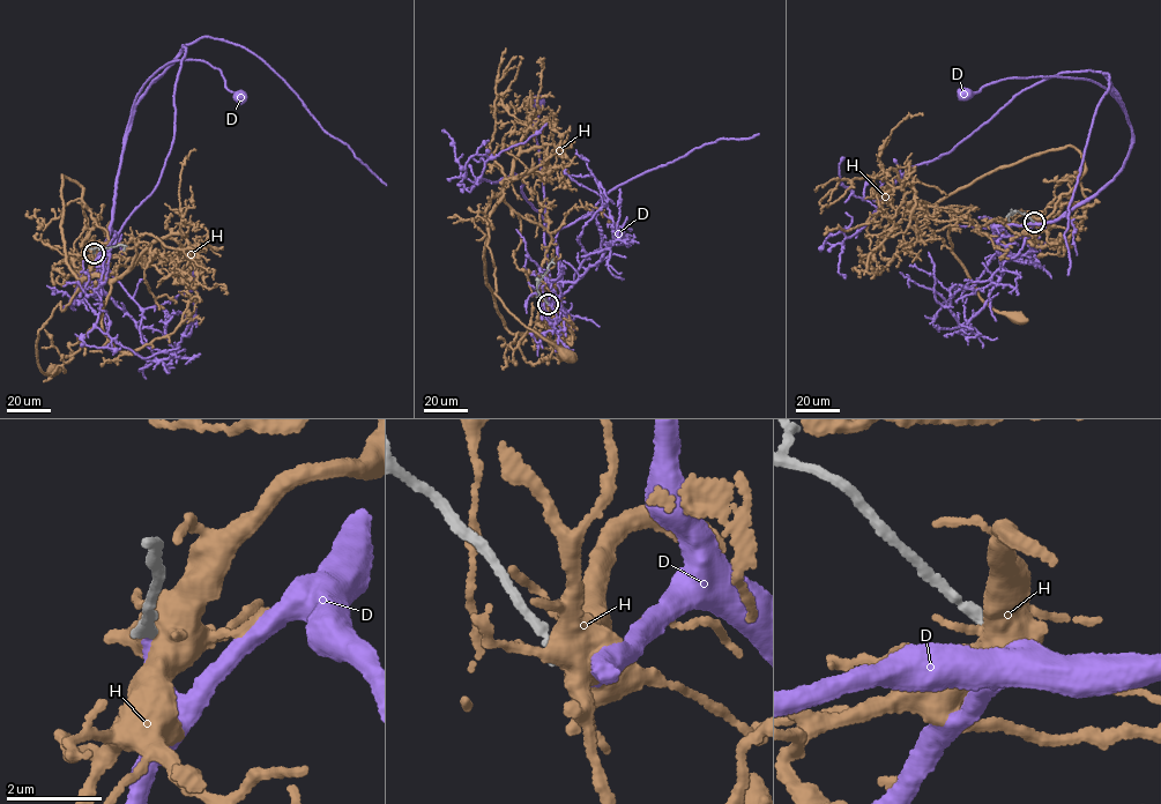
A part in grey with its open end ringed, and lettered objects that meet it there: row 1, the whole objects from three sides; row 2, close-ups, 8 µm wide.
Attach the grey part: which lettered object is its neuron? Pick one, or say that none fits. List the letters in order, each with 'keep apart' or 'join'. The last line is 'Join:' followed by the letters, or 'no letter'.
D: join
H: keep apart
Join: D

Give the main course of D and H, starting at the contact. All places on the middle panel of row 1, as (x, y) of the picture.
D: (548, 304), (555, 302), (562, 307), (574, 328), (563, 314), (550, 282), (533, 125), (538, 103)
H: (548, 304), (555, 289), (541, 267), (550, 233), (523, 218), (500, 193), (488, 224), (495, 293), (567, 356)

